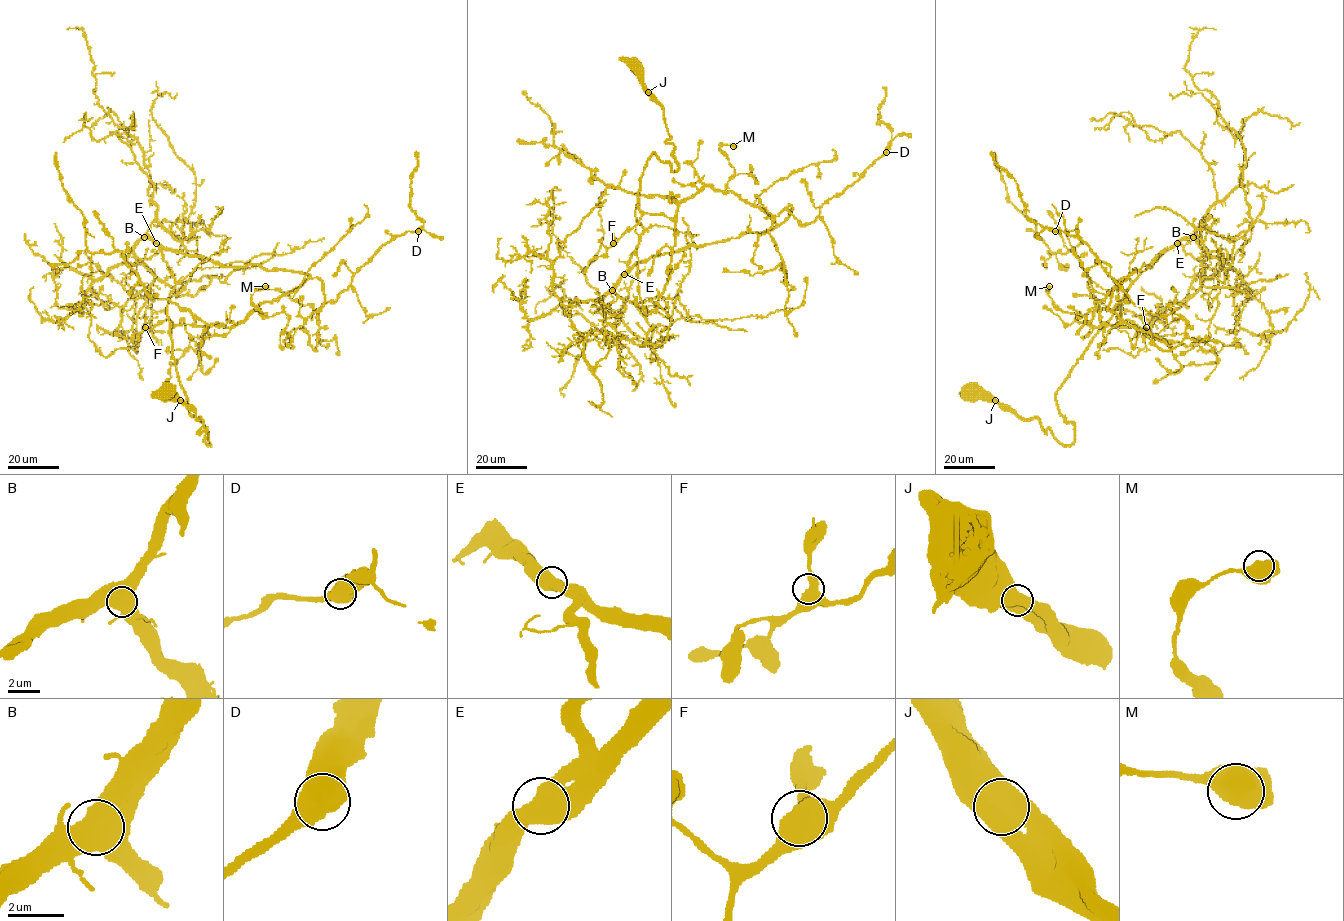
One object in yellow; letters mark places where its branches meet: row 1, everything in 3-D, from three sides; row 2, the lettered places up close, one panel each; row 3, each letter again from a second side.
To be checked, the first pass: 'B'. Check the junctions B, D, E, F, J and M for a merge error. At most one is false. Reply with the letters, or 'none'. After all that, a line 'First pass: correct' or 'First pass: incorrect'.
none
First pass: incorrect

